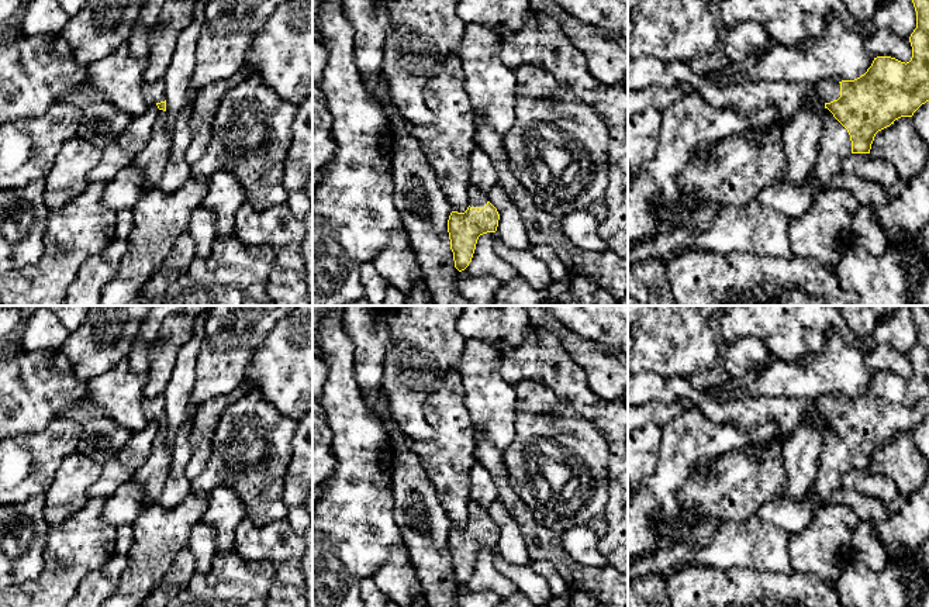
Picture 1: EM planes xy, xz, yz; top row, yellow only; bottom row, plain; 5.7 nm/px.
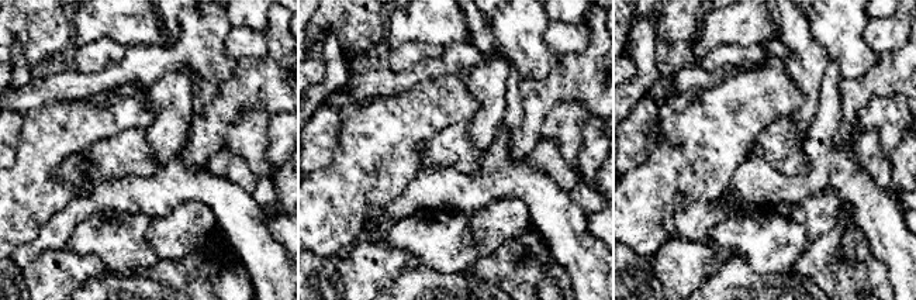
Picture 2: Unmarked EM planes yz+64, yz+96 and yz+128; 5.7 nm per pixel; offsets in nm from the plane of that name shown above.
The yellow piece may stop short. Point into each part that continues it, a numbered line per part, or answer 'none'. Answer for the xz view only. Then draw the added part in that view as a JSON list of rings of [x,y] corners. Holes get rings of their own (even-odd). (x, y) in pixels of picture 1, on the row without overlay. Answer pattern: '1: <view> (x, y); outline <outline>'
1: xz (477, 513); outline [[[474,500],[469,503],[469,521],[470,522],[484,522],[488,518],[488,511]]]

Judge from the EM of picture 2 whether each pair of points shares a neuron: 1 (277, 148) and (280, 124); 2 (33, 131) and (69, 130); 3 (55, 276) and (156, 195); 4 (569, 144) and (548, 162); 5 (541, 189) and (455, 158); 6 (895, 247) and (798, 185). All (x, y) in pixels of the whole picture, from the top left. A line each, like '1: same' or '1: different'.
1: same
2: same
3: different
4: different
5: different
6: same

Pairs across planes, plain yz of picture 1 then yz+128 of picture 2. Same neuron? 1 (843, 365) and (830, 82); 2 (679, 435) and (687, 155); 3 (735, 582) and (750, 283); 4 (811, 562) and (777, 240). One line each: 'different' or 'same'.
1: different
2: same
3: different
4: different

